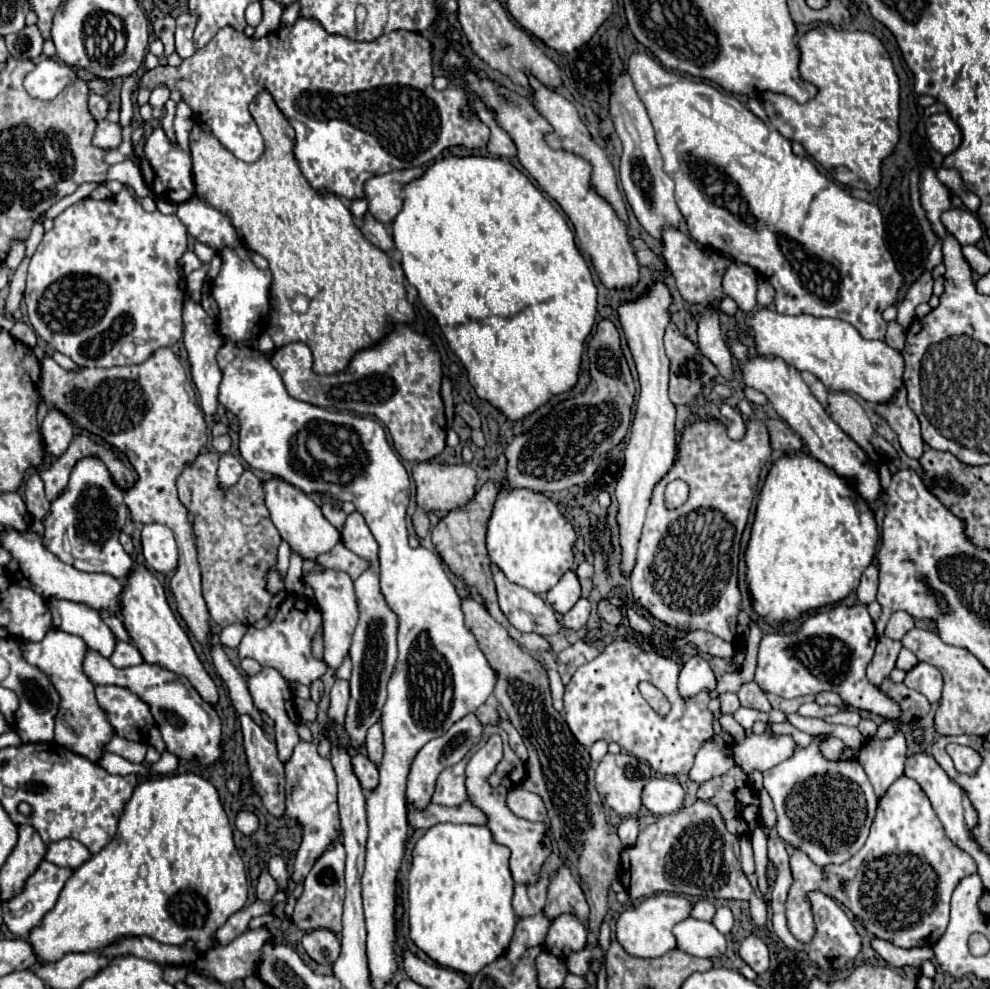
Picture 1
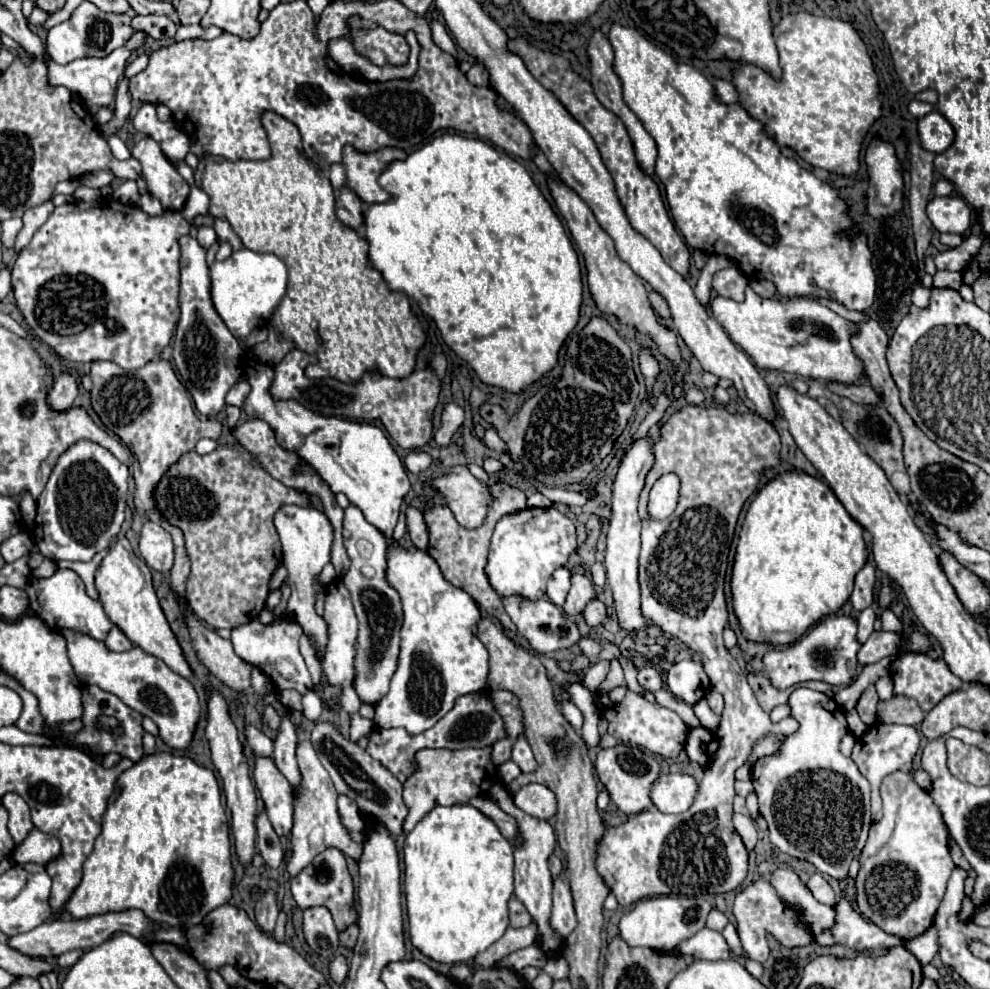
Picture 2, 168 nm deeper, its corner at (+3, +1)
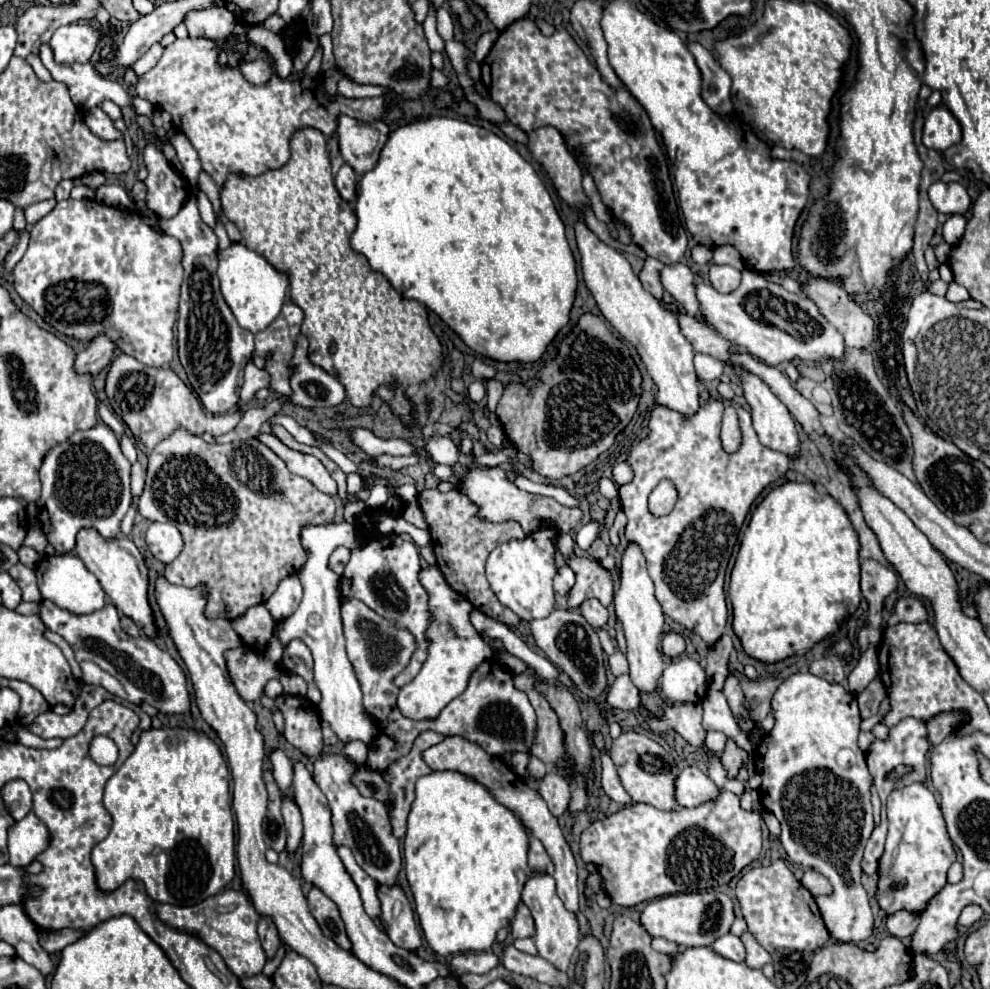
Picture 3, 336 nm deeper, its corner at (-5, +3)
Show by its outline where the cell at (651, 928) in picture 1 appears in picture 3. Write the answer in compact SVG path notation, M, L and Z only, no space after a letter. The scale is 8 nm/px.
M722 892L670 894L646 904L640 924L650 936L662 936L678 946L712 946L716 938L730 932L734 920L732 900Z

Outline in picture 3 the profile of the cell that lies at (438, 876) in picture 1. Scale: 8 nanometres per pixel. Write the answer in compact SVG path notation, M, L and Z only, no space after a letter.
M434 770L418 778L414 792L416 798L410 806L404 836L404 860L424 938L440 956L490 950L498 930L512 922L528 878L526 856L530 842L526 828L510 808L502 806L488 788L484 788L484 784L456 770Z

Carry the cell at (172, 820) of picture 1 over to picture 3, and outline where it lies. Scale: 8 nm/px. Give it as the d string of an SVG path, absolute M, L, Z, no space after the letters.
M150 728L140 734L140 742L134 746L134 752L126 758L126 762L116 770L116 774L108 780L104 788L104 808L112 816L112 828L110 834L94 846L92 850L92 864L96 868L98 886L102 890L116 890L124 880L138 878L144 882L146 892L156 902L168 902L168 904L180 904L180 906L192 906L202 902L208 896L218 894L226 888L226 884L234 878L234 816L232 816L230 784L228 784L228 766L224 762L224 756L214 740L210 740L200 730L186 730L186 728Z

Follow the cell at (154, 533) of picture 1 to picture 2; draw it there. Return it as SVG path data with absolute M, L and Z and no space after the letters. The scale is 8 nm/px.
M144 522L140 536L140 554L146 564L154 570L168 572L174 564L174 544L172 536L154 522Z

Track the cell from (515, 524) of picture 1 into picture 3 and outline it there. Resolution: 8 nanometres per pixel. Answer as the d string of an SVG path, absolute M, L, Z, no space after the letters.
M542 528L526 536L524 540L510 540L498 546L488 556L486 578L490 582L492 592L504 606L508 606L514 614L518 614L522 622L544 618L554 610L552 578L556 574L556 566L554 566L556 536L558 536L556 530Z

